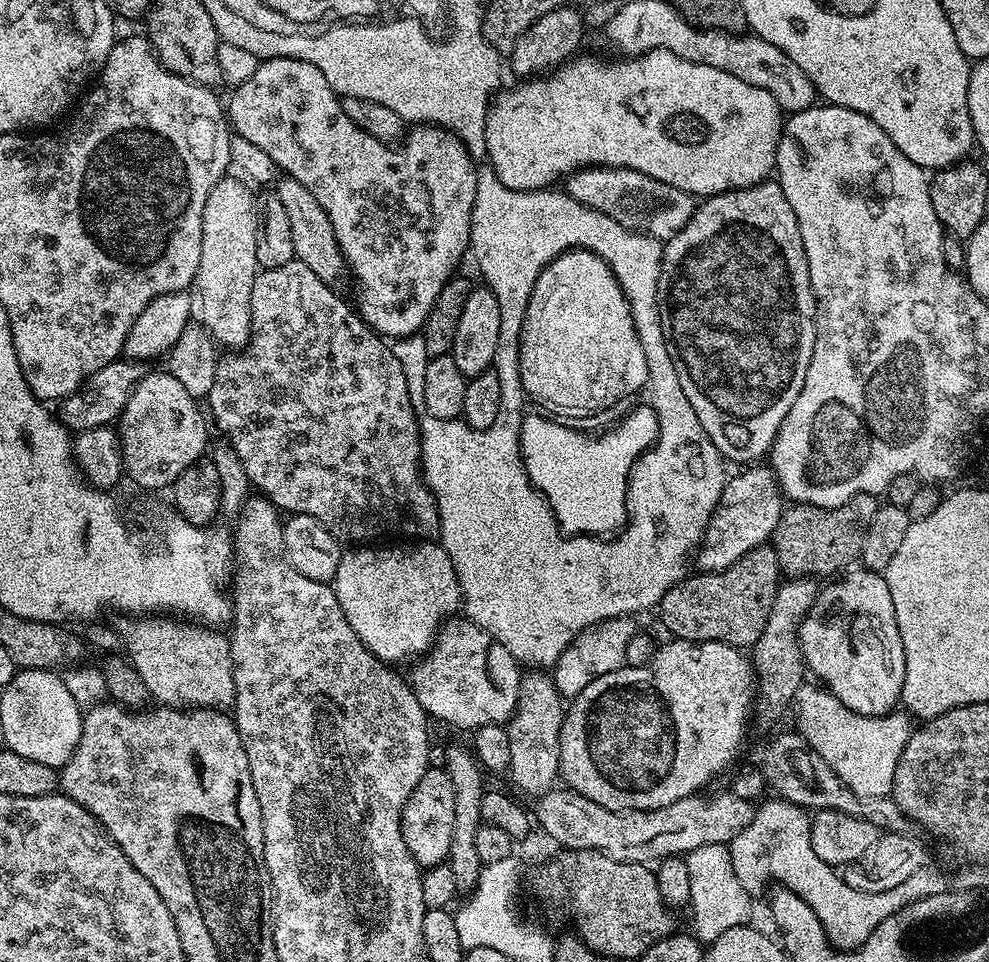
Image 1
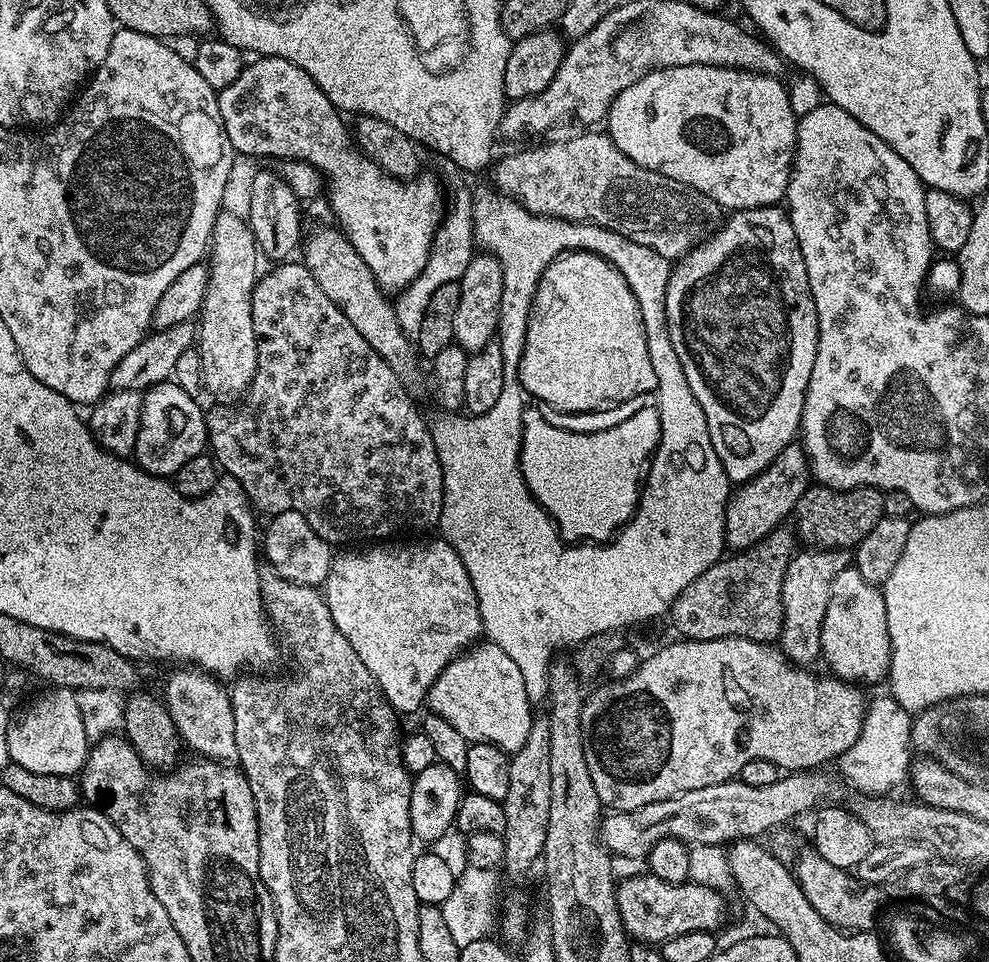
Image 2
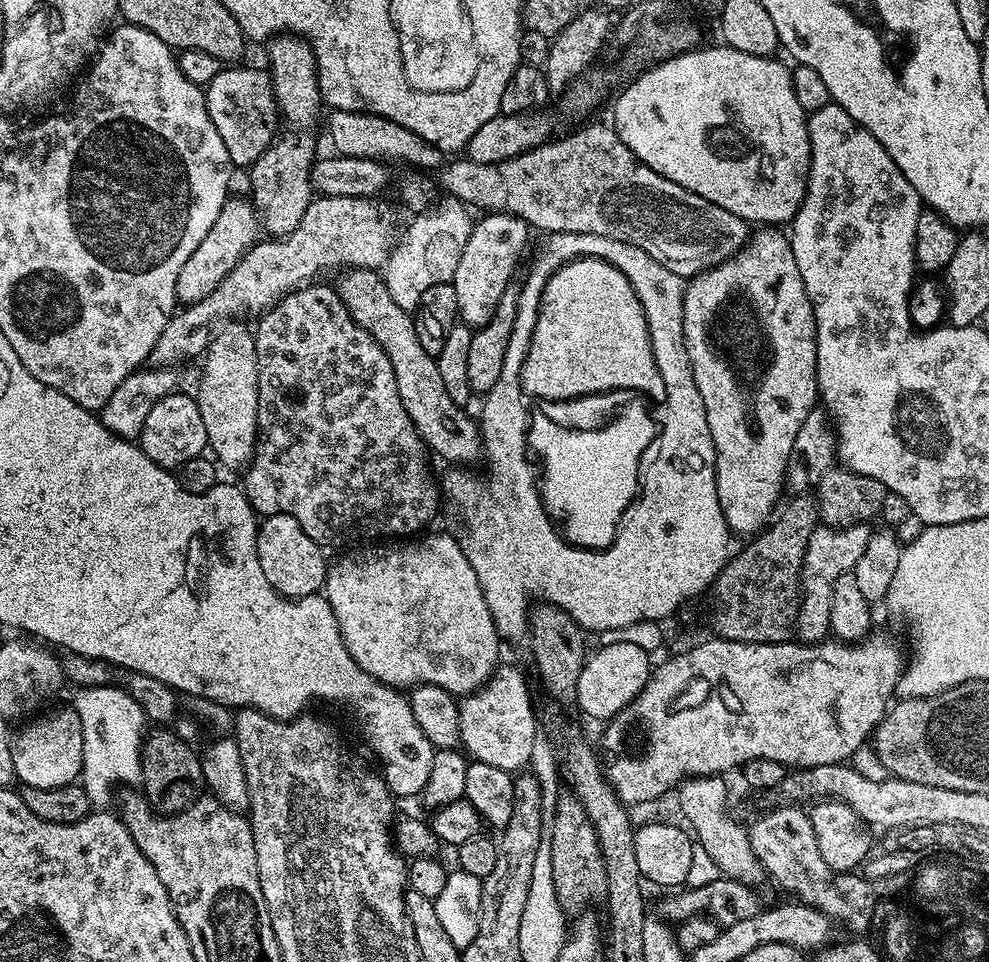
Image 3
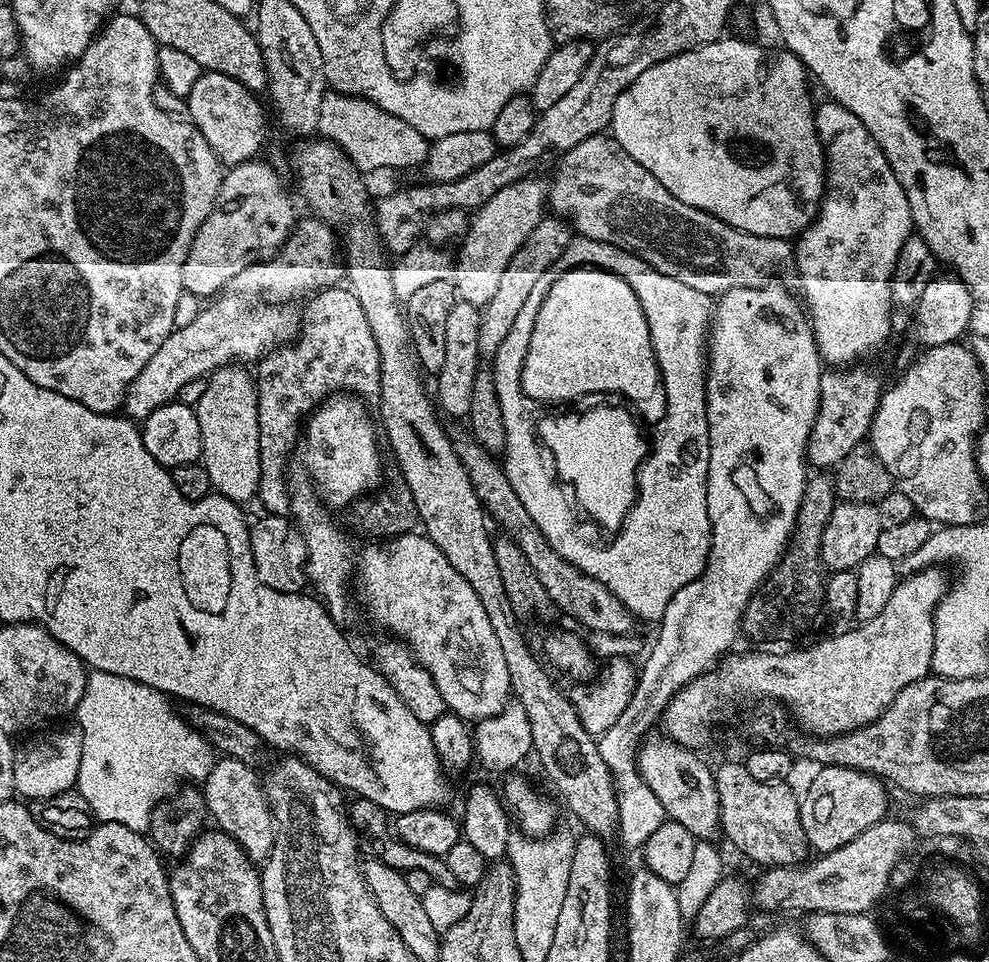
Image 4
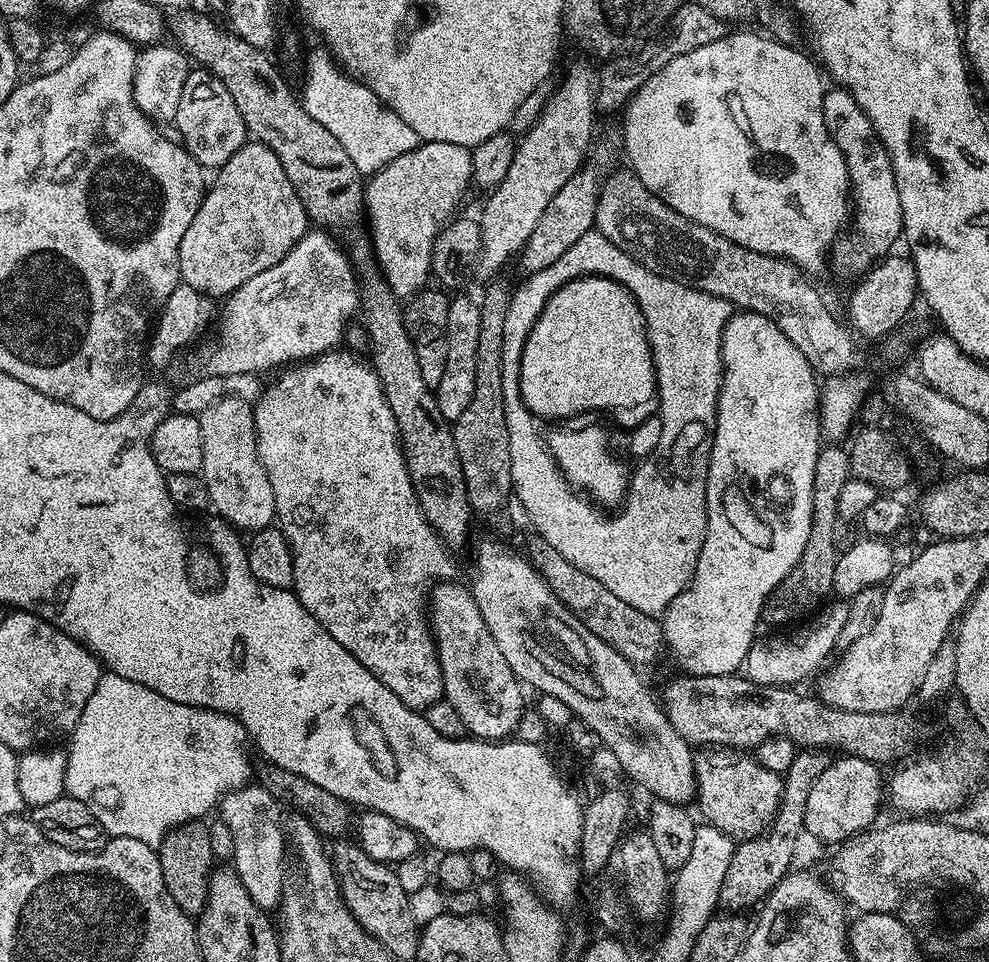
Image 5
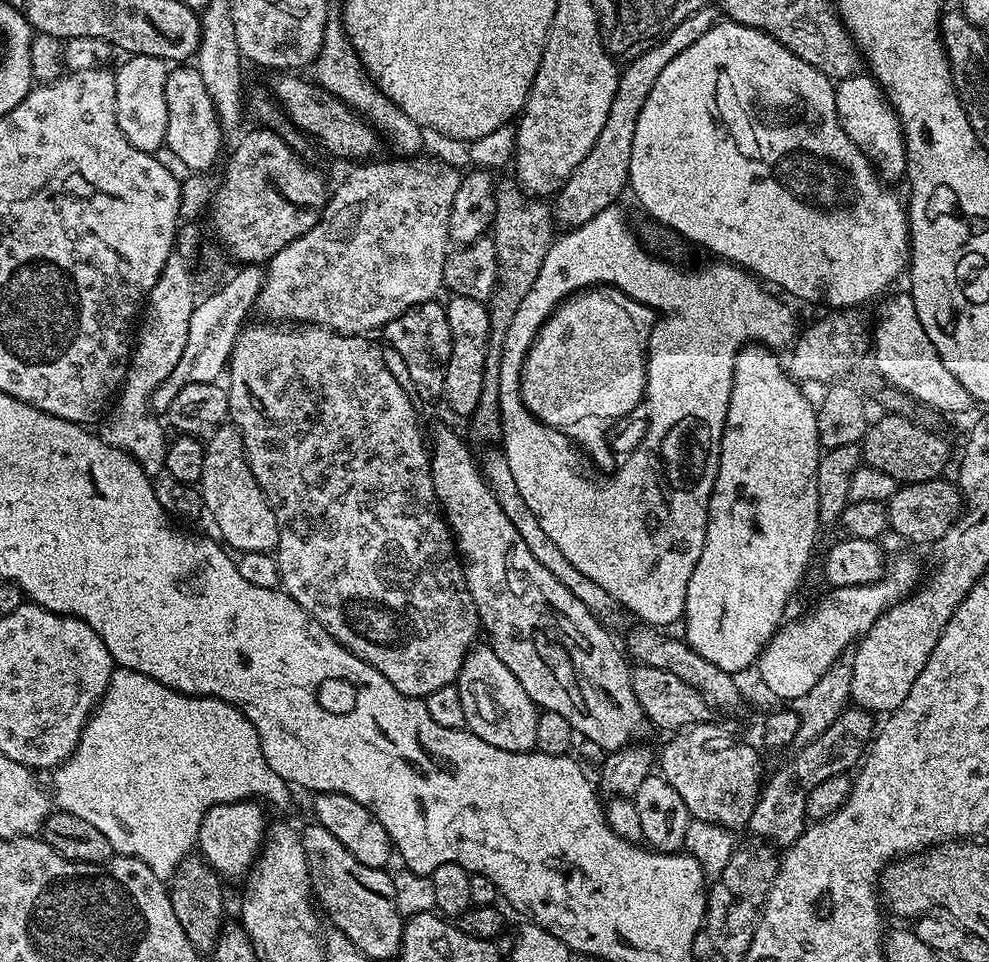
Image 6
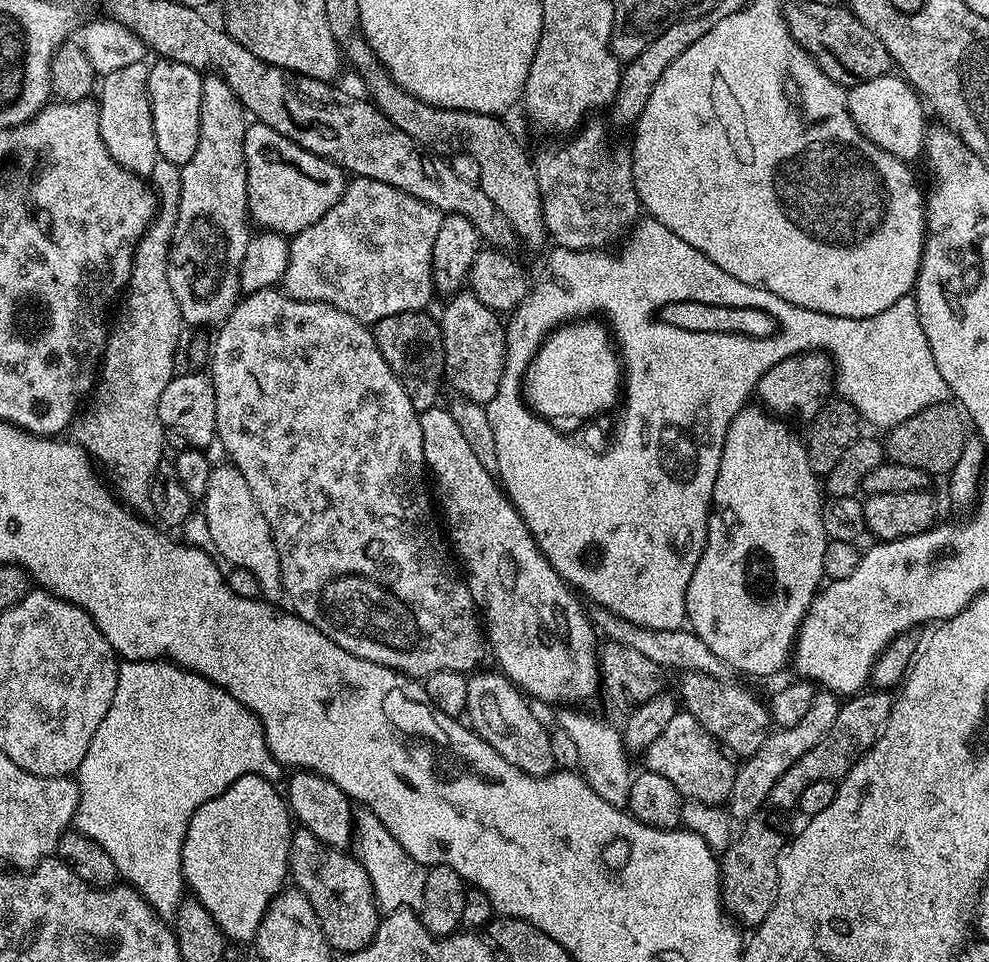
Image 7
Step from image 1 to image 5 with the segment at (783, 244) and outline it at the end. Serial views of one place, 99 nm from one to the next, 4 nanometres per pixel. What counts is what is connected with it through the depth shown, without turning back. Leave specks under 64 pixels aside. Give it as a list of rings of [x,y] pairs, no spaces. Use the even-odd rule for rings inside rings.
[[[737,311],[722,330],[720,360],[724,363],[724,382],[720,385],[716,403],[716,429],[712,432],[712,453],[708,463],[708,533],[702,542],[692,581],[682,590],[682,594],[678,594],[678,598],[674,598],[674,602],[670,602],[662,617],[667,655],[676,659],[681,673],[690,676],[730,676],[743,665],[753,640],[757,639],[756,623],[761,623],[764,604],[769,594],[780,585],[782,578],[786,578],[786,574],[790,574],[790,570],[794,570],[794,566],[802,558],[802,550],[806,550],[806,538],[810,538],[812,525],[814,462],[818,462],[822,447],[817,373],[812,371],[810,362],[806,362],[802,350],[798,350],[798,346],[794,346],[794,342],[790,342],[790,338],[782,334],[776,323],[757,312]]]

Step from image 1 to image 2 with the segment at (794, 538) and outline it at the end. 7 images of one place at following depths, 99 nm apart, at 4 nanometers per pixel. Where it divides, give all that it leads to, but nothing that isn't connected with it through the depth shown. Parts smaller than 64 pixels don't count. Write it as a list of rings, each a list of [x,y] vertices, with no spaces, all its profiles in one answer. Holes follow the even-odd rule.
[[[809,486],[798,498],[794,513],[795,531],[805,545],[814,548],[855,549],[884,517],[884,492],[879,488],[825,488]]]

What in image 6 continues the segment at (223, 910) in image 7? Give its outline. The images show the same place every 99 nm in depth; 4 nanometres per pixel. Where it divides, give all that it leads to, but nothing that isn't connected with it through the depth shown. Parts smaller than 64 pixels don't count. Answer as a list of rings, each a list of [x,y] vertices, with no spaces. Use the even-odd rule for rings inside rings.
[[[255,799],[219,804],[211,808],[202,818],[198,852],[221,877],[247,877],[259,857],[260,845],[264,842],[266,819],[264,820],[263,810],[256,804],[259,803]]]

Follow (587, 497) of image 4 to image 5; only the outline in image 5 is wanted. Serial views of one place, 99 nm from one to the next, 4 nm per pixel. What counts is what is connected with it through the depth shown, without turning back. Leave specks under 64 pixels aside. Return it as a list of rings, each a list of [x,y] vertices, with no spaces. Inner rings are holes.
[[[600,427],[554,430],[547,433],[546,443],[569,484],[577,489],[582,488],[581,491],[603,507],[617,507],[624,502],[630,483],[628,469],[612,454],[606,434]]]

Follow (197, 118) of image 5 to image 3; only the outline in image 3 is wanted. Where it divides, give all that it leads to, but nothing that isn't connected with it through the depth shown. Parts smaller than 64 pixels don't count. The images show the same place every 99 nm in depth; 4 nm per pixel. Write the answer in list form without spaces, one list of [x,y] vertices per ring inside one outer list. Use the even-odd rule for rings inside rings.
[[[240,66],[225,67],[206,85],[204,101],[210,114],[210,122],[214,122],[214,130],[218,130],[218,135],[221,136],[233,165],[252,166],[272,145],[277,135],[276,99],[271,75],[263,67],[260,67],[261,69],[236,67]]]

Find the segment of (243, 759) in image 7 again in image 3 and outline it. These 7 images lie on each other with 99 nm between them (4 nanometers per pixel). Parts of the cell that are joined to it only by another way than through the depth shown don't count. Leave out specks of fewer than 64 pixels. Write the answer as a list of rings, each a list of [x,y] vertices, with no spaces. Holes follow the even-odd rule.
[[[116,684],[106,686],[77,687],[74,707],[78,714],[78,722],[82,722],[82,783],[90,798],[93,809],[104,810],[112,800],[112,787],[115,784],[132,786],[140,780],[140,750],[144,747],[146,735],[146,717],[142,706],[130,698],[130,694]]]

